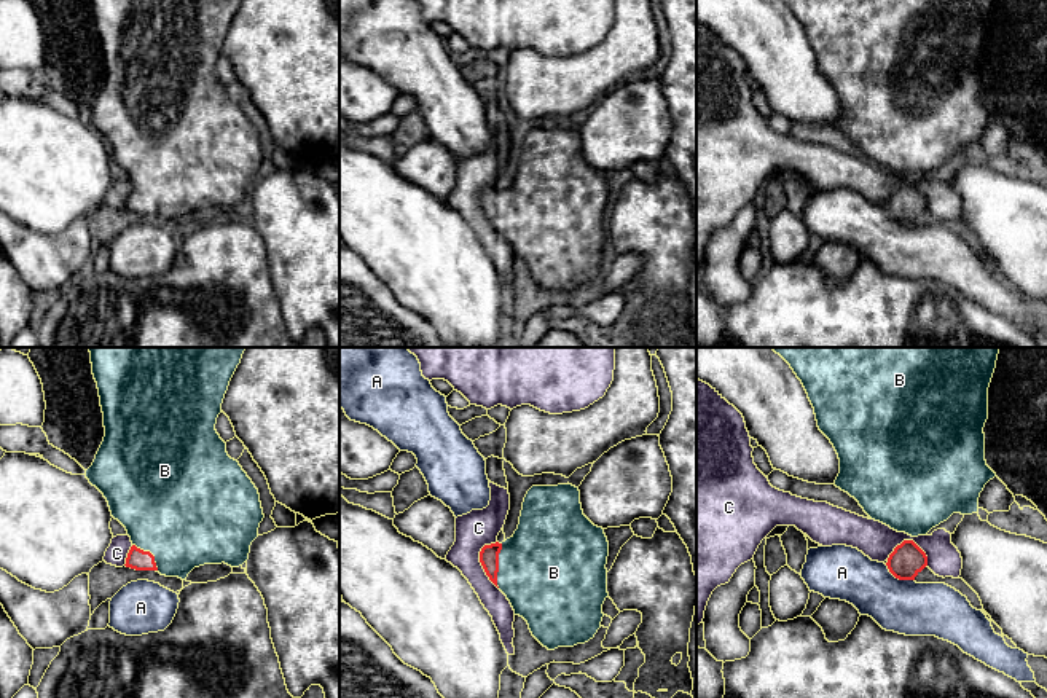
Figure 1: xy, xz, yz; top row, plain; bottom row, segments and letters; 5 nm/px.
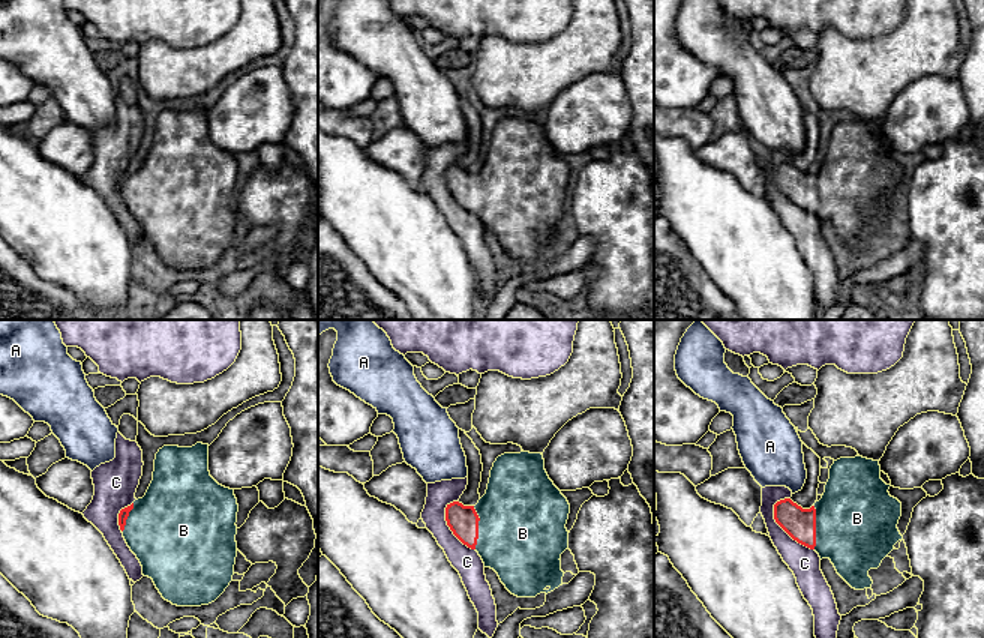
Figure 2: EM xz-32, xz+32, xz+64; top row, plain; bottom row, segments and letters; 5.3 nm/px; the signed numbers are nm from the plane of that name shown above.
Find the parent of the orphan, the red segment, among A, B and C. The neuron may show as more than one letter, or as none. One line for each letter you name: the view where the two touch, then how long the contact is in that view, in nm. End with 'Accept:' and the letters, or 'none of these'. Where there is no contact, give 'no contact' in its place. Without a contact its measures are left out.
B: contact in xz; length 220 nm
Accept: B

